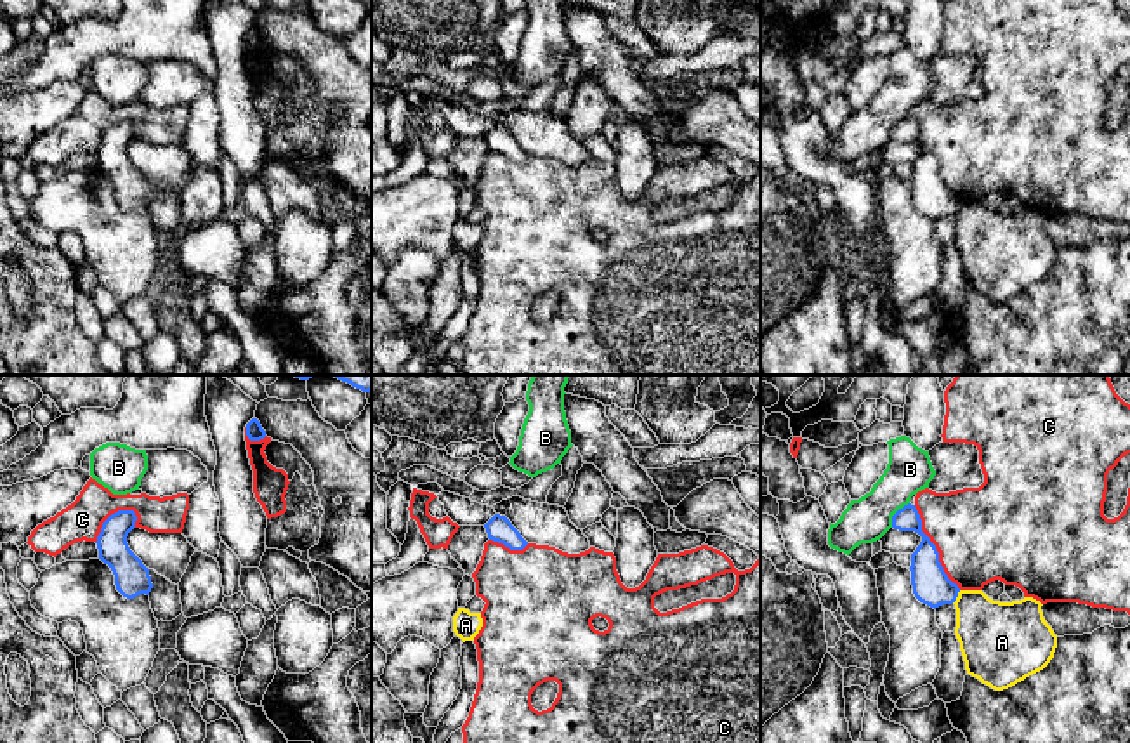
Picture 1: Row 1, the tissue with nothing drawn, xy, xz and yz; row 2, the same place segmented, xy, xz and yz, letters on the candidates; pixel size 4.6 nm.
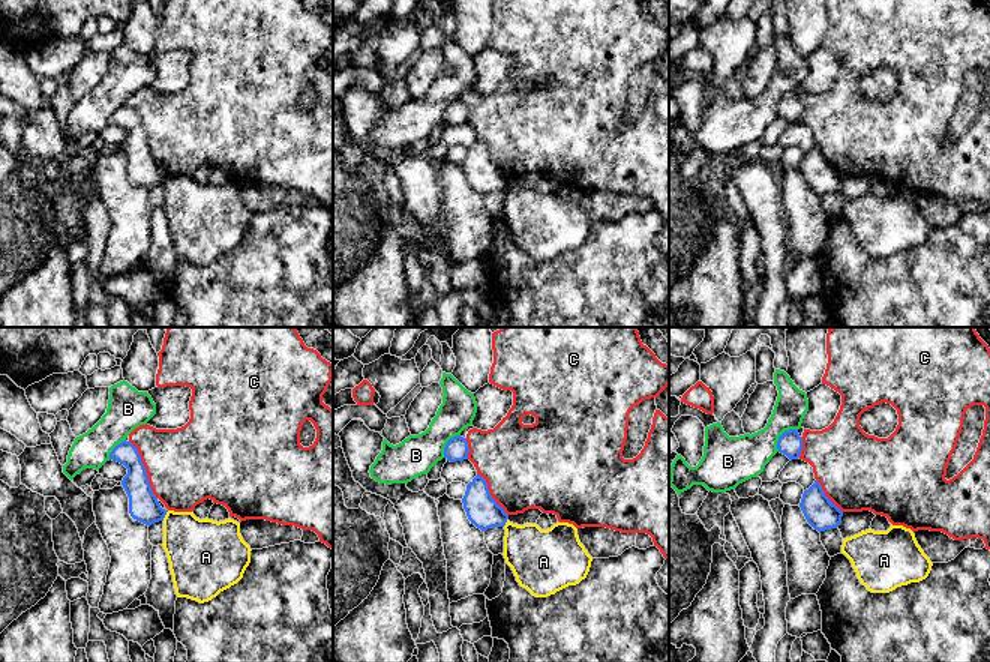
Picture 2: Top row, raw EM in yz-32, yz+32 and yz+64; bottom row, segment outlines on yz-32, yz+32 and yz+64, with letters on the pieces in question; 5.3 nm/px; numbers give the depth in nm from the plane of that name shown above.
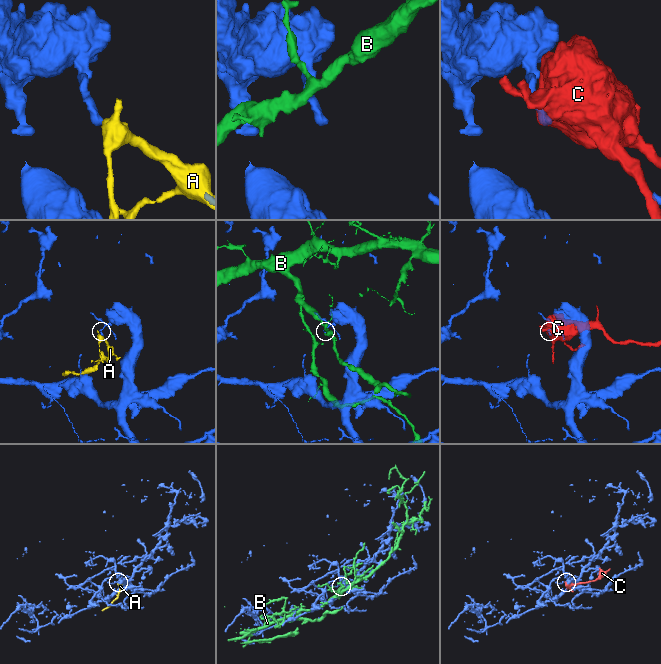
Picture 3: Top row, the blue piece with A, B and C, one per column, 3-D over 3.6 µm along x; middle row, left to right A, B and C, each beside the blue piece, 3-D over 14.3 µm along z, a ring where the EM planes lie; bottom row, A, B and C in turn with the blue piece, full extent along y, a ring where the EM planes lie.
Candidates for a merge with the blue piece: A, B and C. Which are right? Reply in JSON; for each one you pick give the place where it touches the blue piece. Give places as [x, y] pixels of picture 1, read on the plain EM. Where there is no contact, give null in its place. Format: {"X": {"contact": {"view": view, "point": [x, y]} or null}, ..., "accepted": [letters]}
{"accepted": []}

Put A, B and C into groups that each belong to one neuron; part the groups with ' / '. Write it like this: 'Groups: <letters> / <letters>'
Groups: A / B / C

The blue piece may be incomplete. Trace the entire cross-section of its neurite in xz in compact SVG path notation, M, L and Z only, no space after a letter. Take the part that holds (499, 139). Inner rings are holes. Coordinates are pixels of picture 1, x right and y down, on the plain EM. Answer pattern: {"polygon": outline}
{"polygon": "M495 125L484 139L489 151L503 155L510 161L522 161L528 156L505 127Z"}

